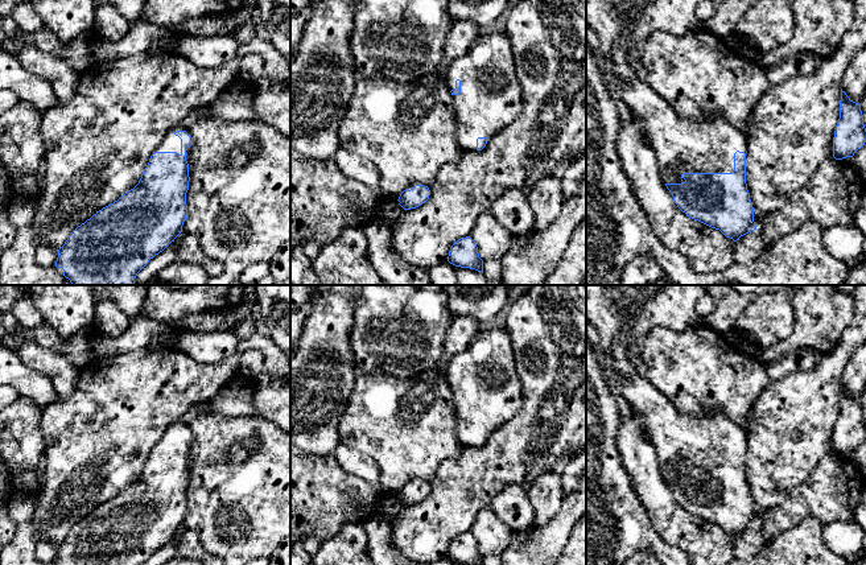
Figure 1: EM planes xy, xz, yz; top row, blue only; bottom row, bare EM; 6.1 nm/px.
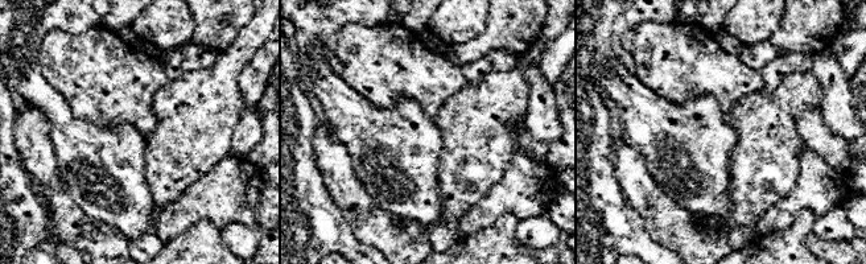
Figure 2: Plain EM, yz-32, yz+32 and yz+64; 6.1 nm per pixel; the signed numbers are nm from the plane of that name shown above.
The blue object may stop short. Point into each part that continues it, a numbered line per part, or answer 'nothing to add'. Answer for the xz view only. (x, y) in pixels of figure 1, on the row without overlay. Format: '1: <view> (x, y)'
1: xz (490, 394)

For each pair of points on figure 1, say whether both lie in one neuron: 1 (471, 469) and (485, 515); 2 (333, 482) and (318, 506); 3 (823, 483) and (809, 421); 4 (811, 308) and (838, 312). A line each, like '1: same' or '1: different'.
1: different
2: same
3: different
4: same

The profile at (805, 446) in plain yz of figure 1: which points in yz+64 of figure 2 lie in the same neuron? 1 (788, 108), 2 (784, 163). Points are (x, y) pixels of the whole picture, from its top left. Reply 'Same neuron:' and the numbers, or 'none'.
Same neuron: 1, 2

